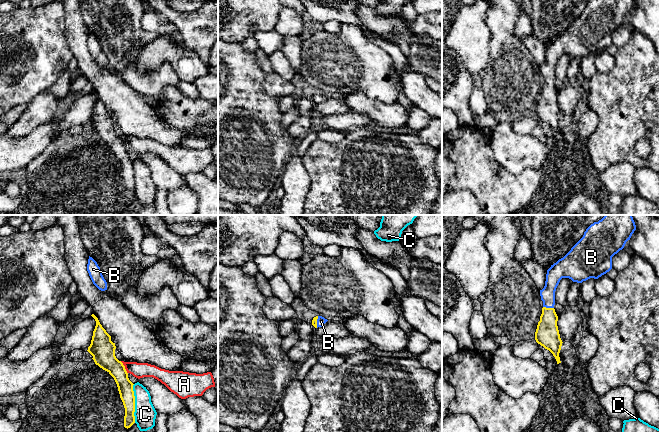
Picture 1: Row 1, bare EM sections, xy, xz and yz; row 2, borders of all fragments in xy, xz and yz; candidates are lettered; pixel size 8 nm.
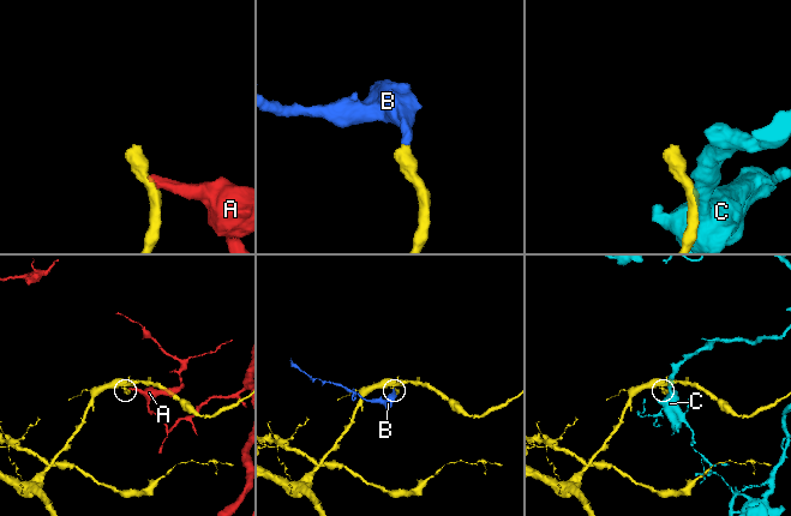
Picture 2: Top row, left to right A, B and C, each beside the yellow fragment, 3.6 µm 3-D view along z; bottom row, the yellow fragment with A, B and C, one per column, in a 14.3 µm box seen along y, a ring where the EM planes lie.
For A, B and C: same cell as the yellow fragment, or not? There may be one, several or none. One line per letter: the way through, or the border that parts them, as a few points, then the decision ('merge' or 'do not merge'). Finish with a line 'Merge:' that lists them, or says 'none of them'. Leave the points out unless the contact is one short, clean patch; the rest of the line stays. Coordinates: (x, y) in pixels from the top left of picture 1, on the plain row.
A: border xy (120, 137), (127, 149); do not merge
B: way yz (547, 110), (548, 84), (547, 70); merge
C: do not merge
Merge: B

